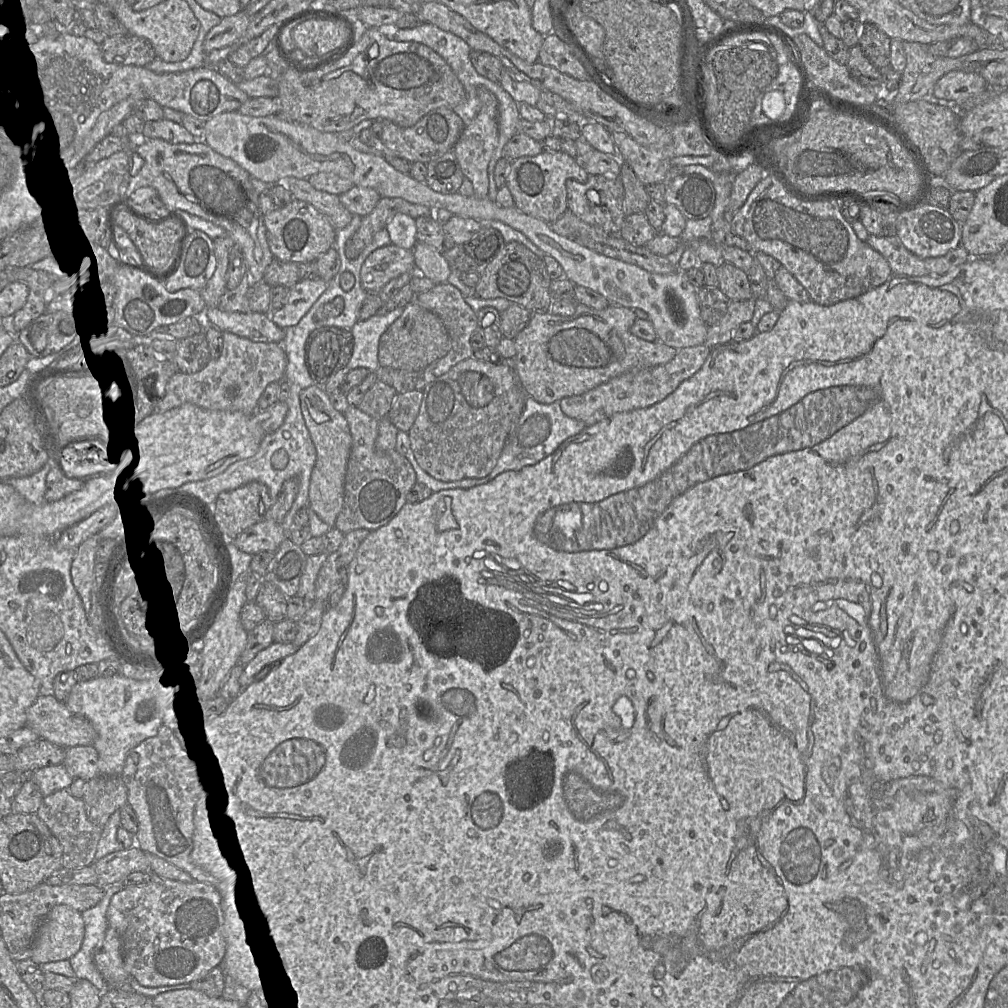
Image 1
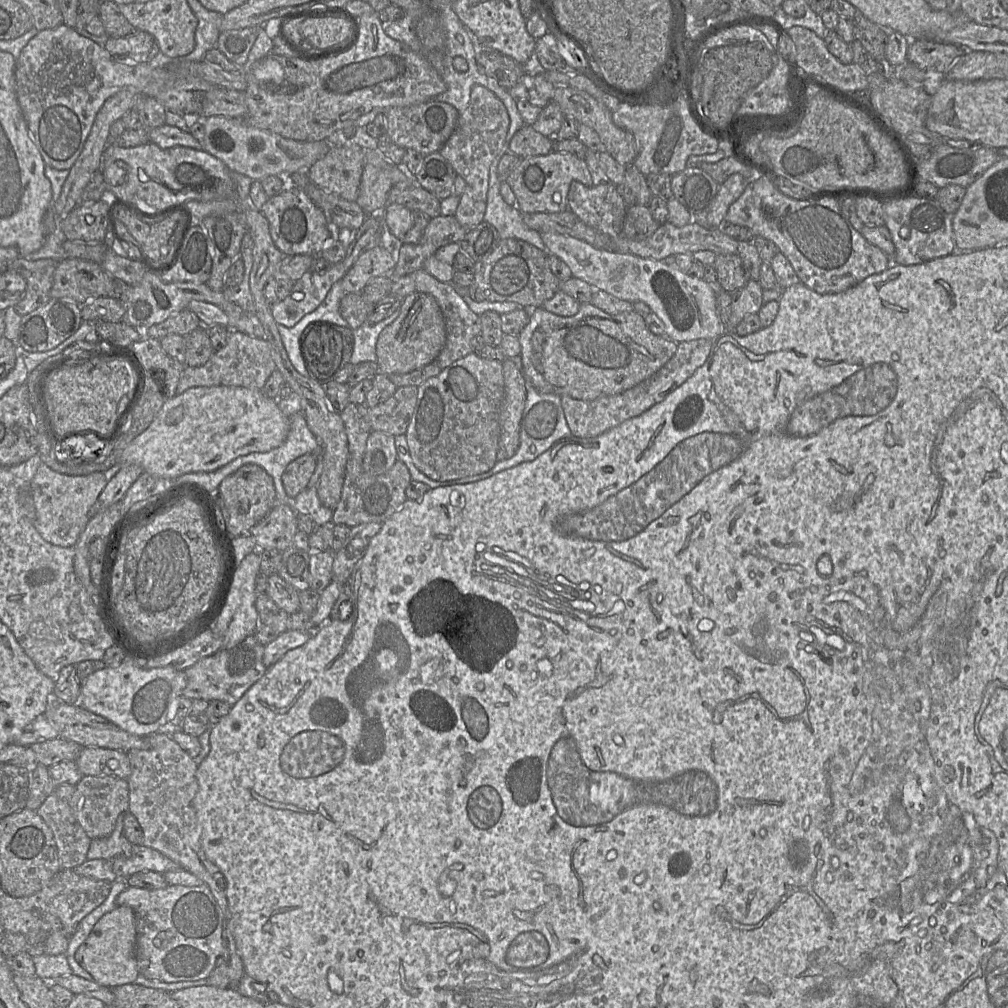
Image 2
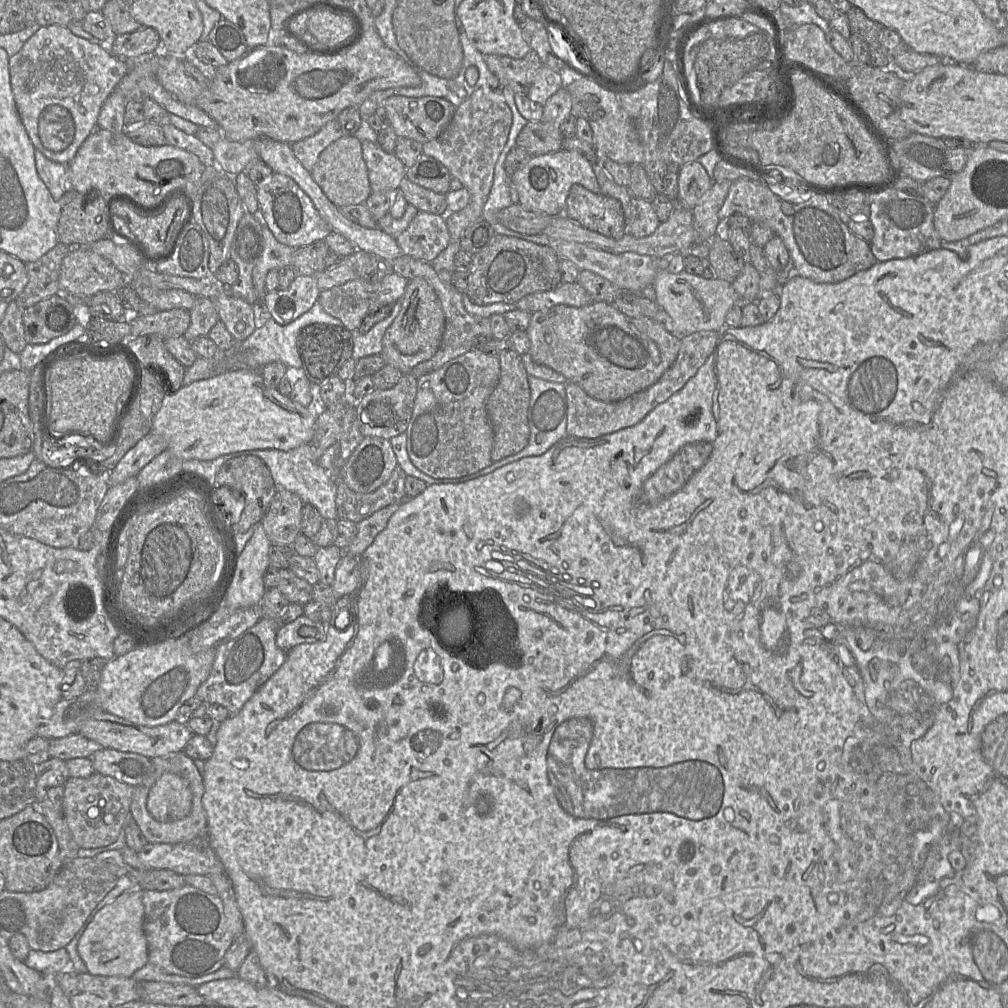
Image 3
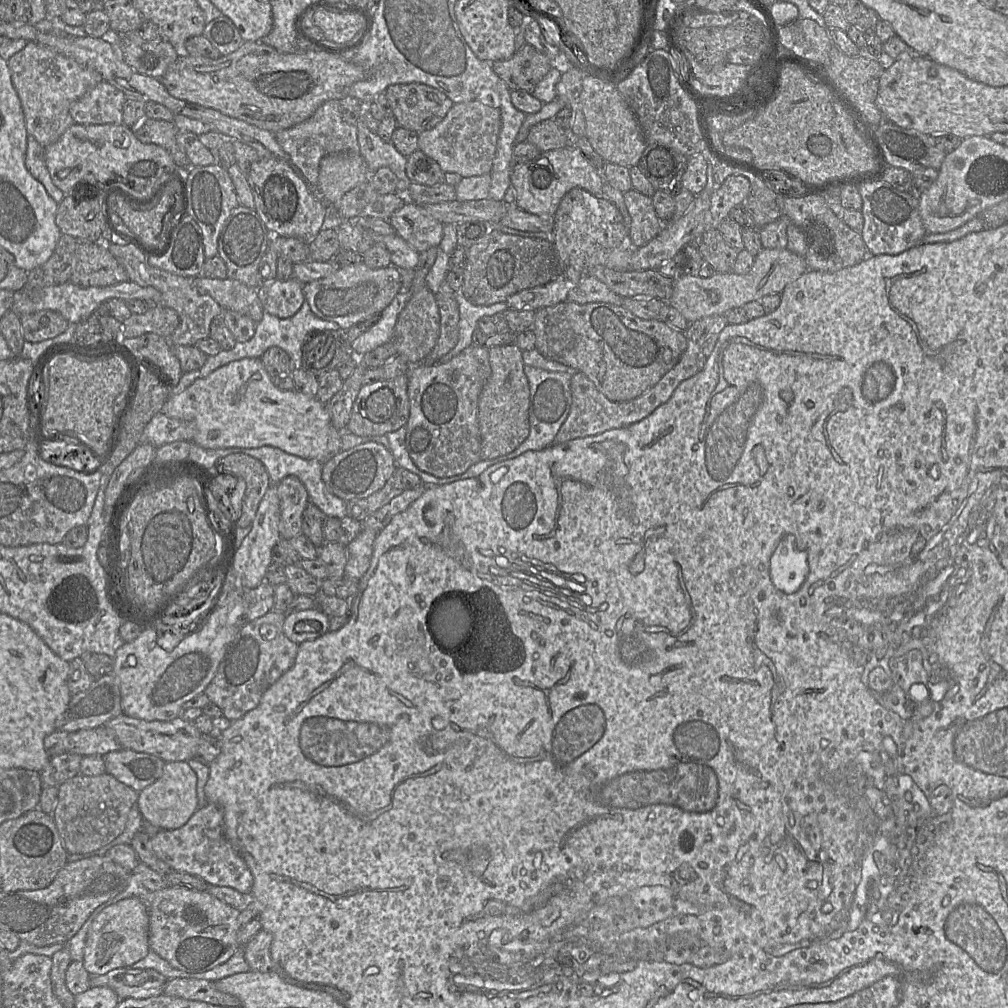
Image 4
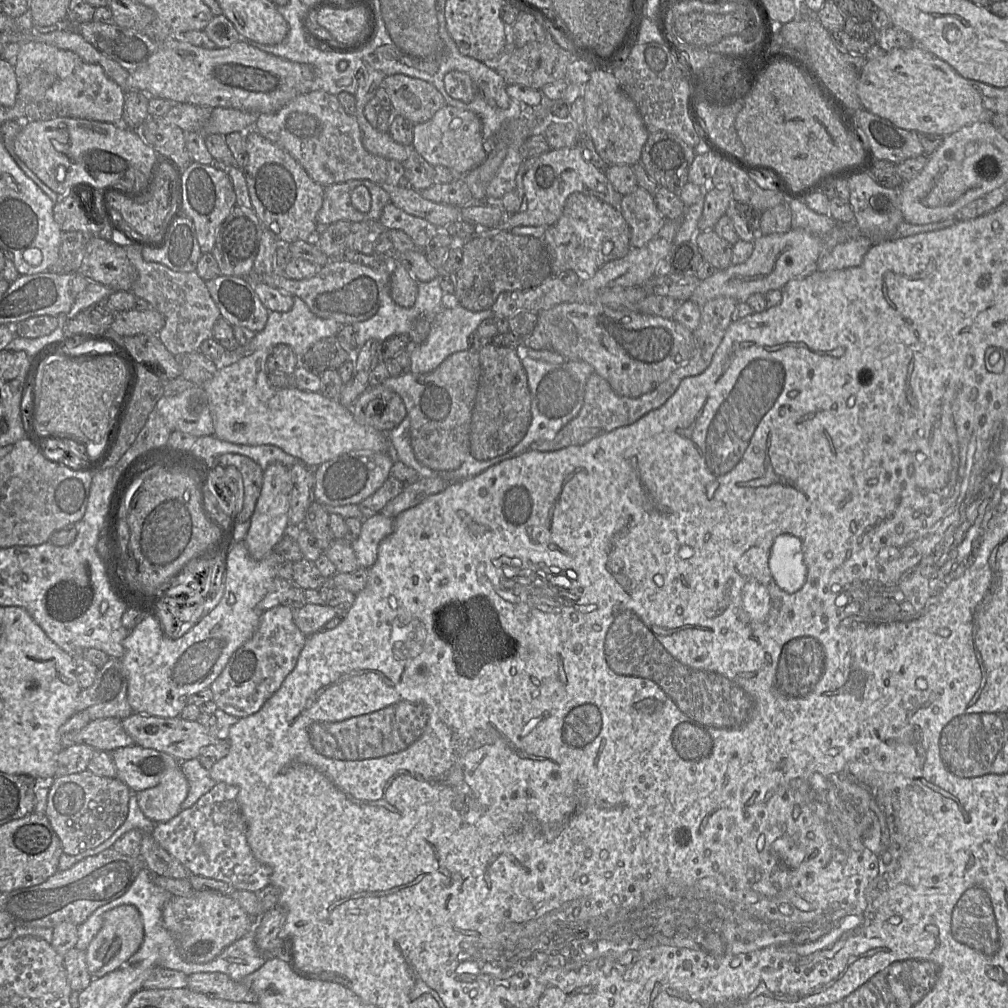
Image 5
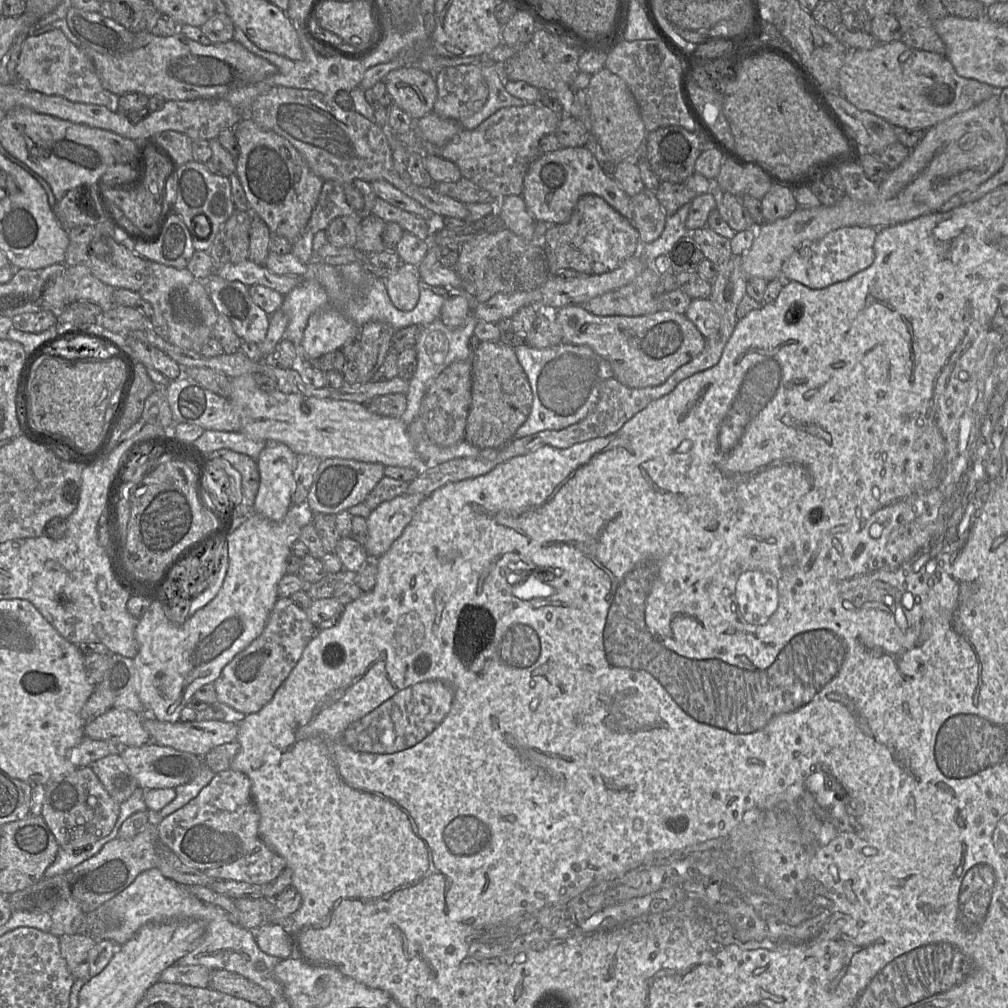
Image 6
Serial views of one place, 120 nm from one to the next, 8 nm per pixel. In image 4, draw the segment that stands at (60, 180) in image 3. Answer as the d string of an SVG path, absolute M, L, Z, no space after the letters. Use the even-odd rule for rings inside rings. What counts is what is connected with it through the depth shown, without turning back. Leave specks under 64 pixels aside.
M31 135L27 137L25 166L30 174L43 184L48 194L59 204L65 195L52 182L44 159L44 147Z

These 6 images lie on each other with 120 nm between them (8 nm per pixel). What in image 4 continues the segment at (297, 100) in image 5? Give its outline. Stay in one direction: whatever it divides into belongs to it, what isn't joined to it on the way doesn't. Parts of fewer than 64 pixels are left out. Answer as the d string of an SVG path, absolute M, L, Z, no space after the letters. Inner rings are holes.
M328 100L324 102L315 113L307 120L291 127L278 131L274 134L277 142L283 150L289 155L290 164L301 175L301 177L309 184L309 186L317 194L317 184L319 176L320 160L331 154L338 153L357 153L360 154L360 147L358 143L357 126L348 124L342 118L340 111L339 100Z

